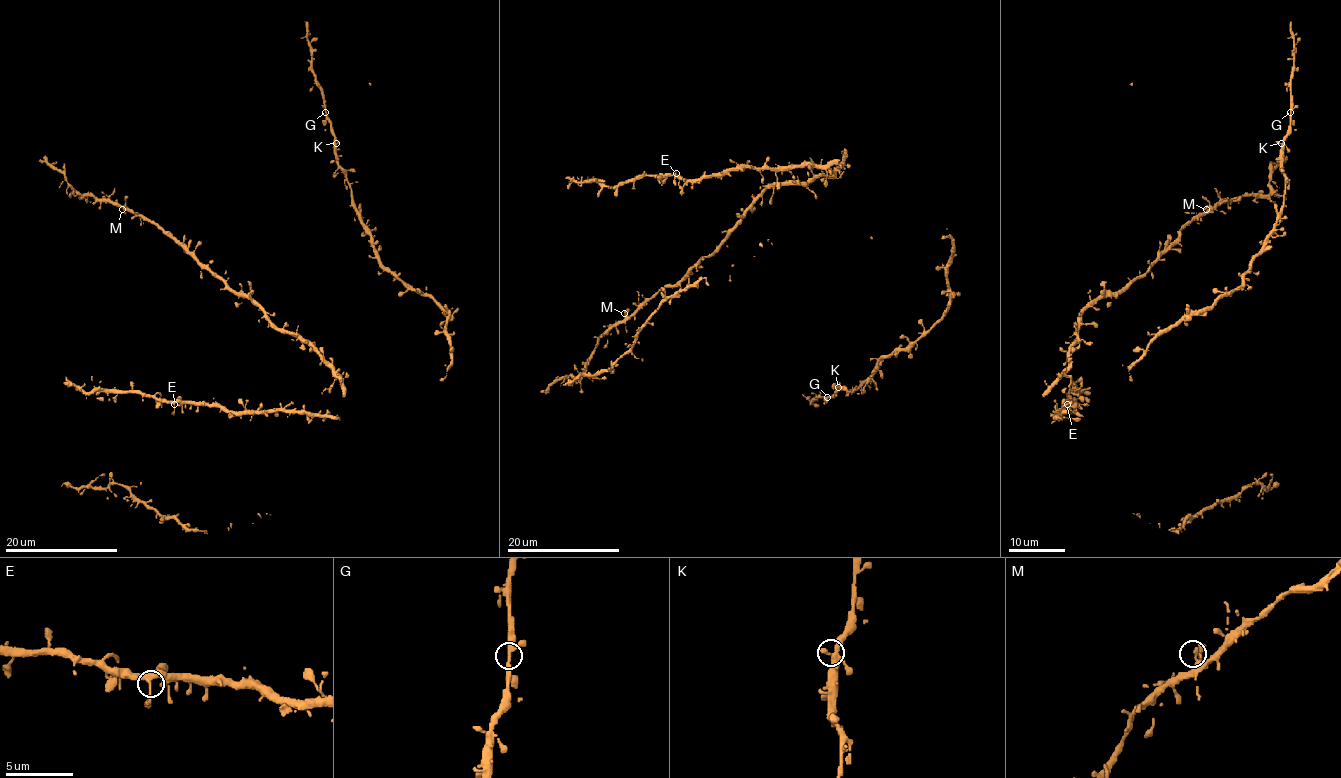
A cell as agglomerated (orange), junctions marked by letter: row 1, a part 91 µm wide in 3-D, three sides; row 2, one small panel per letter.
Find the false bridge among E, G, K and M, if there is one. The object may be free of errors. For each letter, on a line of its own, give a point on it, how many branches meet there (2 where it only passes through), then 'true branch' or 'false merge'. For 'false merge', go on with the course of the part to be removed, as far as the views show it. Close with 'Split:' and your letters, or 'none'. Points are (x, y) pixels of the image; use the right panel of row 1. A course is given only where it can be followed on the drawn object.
E: at (1067, 404); 3 branches meet; true branch
G: at (1290, 112); 3 branches meet; true branch
K: at (1281, 143); 3 branches meet; true branch
M: at (1206, 209); 3 branches meet; true branch
Split: none

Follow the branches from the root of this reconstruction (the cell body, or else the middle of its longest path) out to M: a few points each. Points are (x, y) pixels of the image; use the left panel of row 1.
M: (347, 376), (337, 375), (309, 345), (283, 333), (250, 299), (235, 293), (153, 223), (126, 208), (122, 209)

